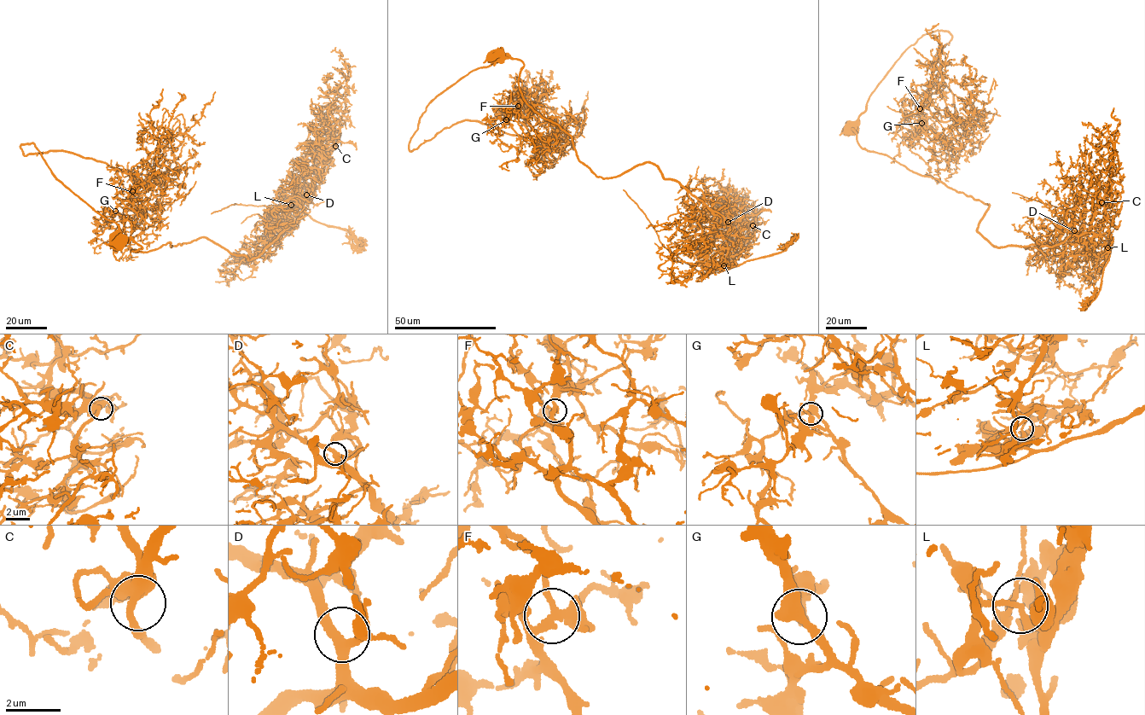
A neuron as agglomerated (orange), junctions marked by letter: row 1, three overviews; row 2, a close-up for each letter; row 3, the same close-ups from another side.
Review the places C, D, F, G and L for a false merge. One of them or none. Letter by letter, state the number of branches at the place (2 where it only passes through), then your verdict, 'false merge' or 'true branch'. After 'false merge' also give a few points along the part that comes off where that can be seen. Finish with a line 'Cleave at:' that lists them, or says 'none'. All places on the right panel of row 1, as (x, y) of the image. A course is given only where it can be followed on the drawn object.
C: 2 branches meet; true branch
D: 3 branches meet; true branch
F: 4 branches meet; true branch
G: 3 branches meet; true branch
L: 2 branches meet; false merge; foreign part runs (1107, 247), (1110, 254), (1111, 248), (1106, 237), (1075, 215), (1012, 192)
Cleave at: L

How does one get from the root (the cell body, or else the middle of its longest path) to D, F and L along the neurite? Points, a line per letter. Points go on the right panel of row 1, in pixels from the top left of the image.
D: (851, 128), (863, 148), (885, 154), (917, 174), (989, 205), (977, 230), (995, 247), (1051, 247), (1074, 230)
F: (851, 128), (905, 51), (926, 34), (946, 31), (951, 40), (934, 61), (955, 113), (941, 121), (920, 109)
L: (851, 128), (863, 148), (989, 205), (977, 230), (995, 247), (1066, 257), (1098, 256), (1107, 247)

